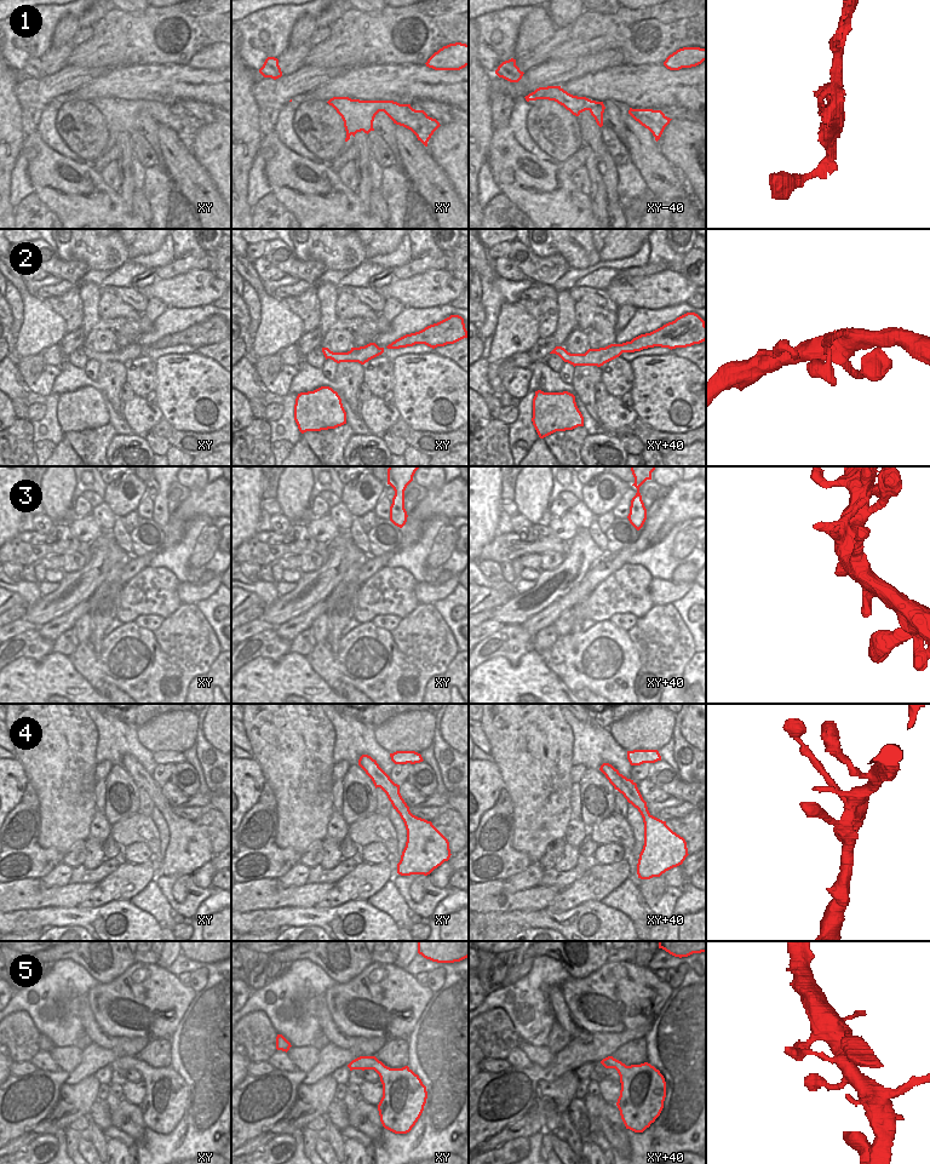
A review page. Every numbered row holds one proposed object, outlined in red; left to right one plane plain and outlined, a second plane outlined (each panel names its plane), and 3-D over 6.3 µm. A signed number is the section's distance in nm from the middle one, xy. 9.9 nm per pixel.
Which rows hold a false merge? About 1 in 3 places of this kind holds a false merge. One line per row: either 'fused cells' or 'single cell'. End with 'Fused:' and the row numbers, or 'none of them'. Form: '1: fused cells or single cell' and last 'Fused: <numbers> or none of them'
1: fused cells
2: fused cells
3: single cell
4: single cell
5: single cell
Fused: 1, 2

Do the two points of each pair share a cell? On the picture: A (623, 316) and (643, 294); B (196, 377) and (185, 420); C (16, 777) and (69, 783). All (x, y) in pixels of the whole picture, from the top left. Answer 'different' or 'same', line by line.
A: different
B: same
C: different

